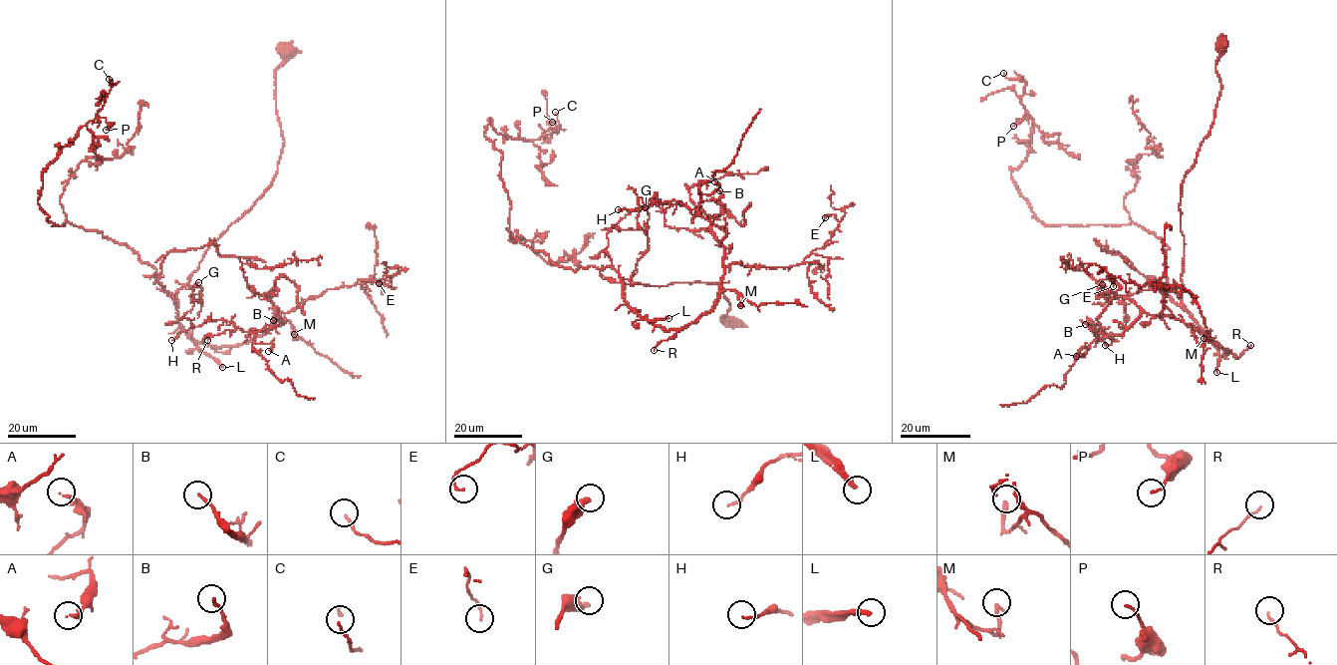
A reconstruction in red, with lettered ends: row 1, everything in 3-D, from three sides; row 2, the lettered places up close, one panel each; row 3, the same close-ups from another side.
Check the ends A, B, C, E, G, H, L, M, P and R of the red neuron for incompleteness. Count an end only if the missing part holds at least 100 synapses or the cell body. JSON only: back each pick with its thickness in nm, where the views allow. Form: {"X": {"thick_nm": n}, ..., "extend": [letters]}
{"L": {"thick_nm": 240}, "extend": ["L"]}

